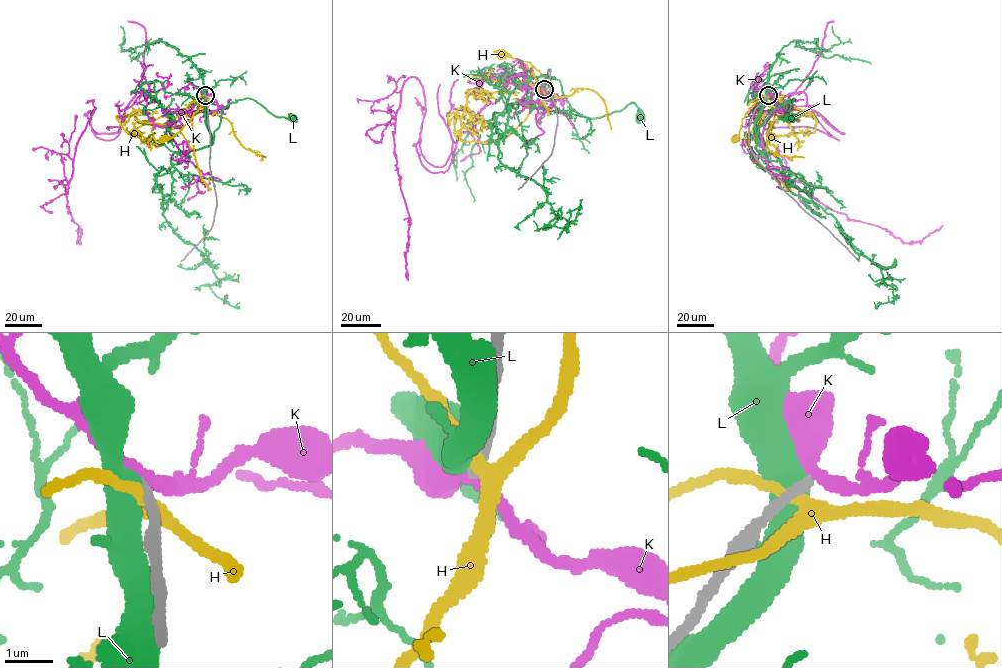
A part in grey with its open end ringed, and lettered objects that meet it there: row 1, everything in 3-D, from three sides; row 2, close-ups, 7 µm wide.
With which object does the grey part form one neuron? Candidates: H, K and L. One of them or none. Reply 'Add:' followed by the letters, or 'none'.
Add: none

